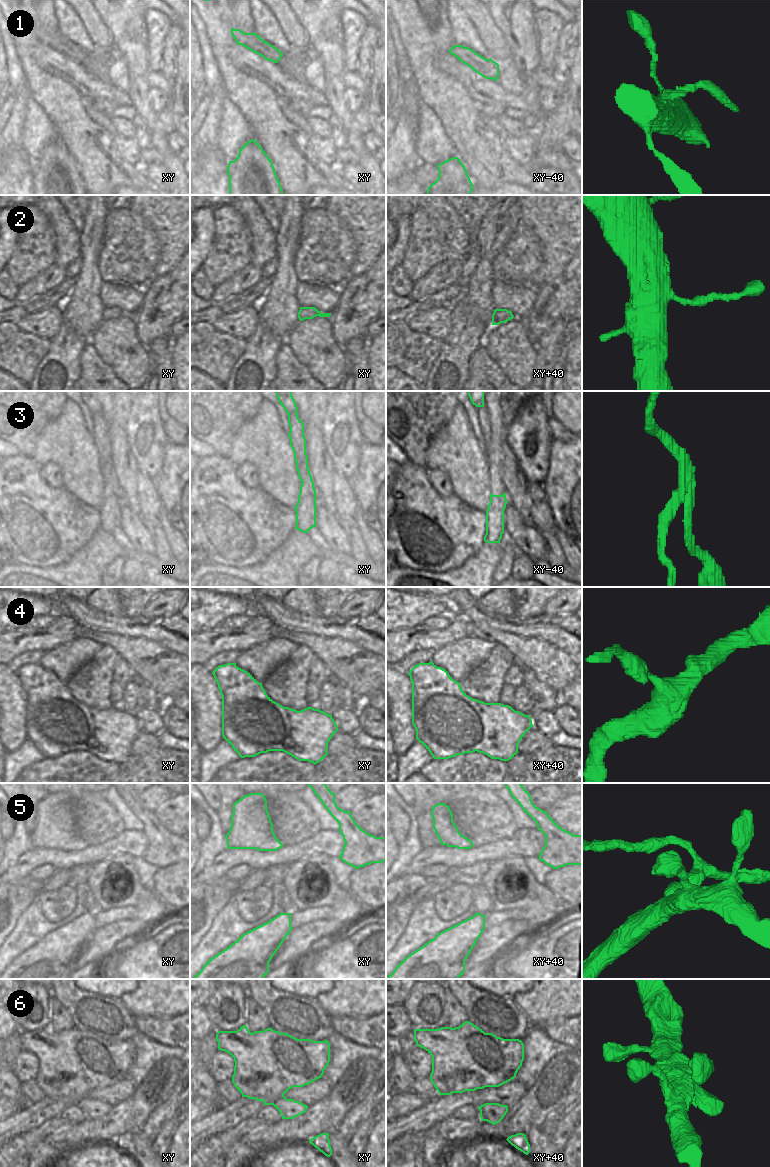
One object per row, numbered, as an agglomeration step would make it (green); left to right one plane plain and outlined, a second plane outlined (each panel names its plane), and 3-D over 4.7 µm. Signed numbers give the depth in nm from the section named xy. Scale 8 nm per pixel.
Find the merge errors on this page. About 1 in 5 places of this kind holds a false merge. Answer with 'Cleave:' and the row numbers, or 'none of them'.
Cleave: 3, 5

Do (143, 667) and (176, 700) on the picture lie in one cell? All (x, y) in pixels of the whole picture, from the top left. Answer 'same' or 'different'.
different

